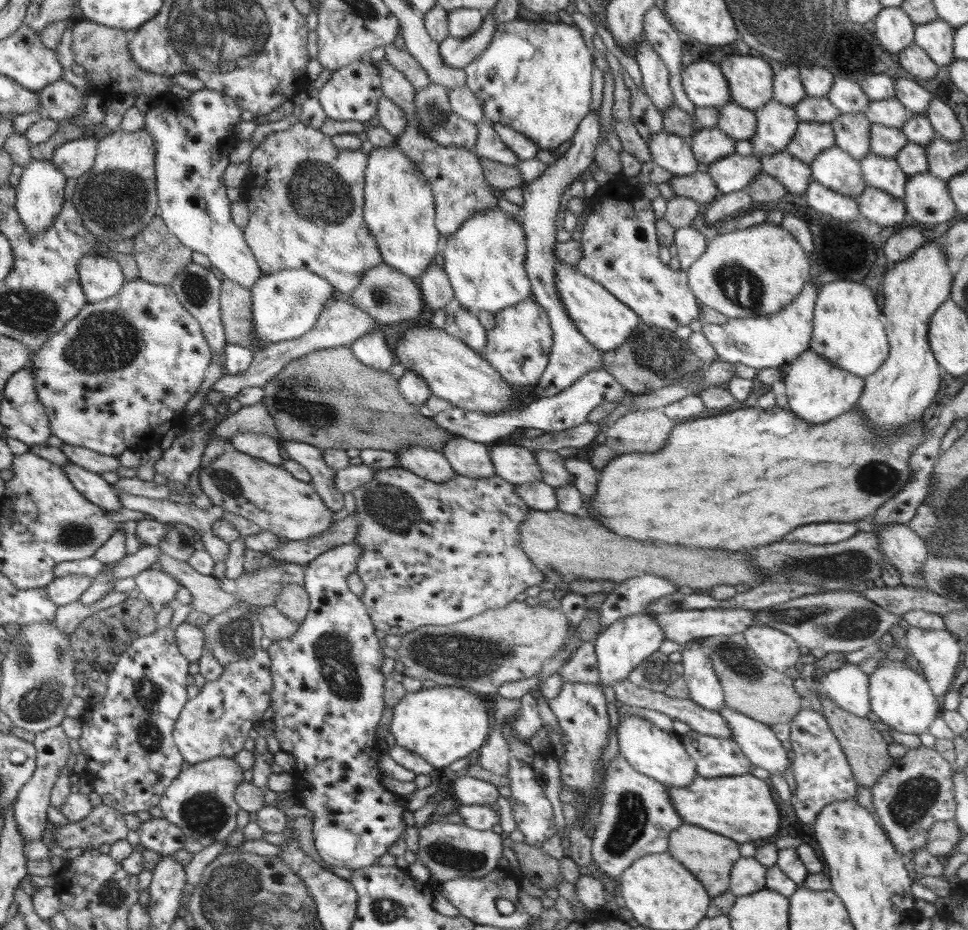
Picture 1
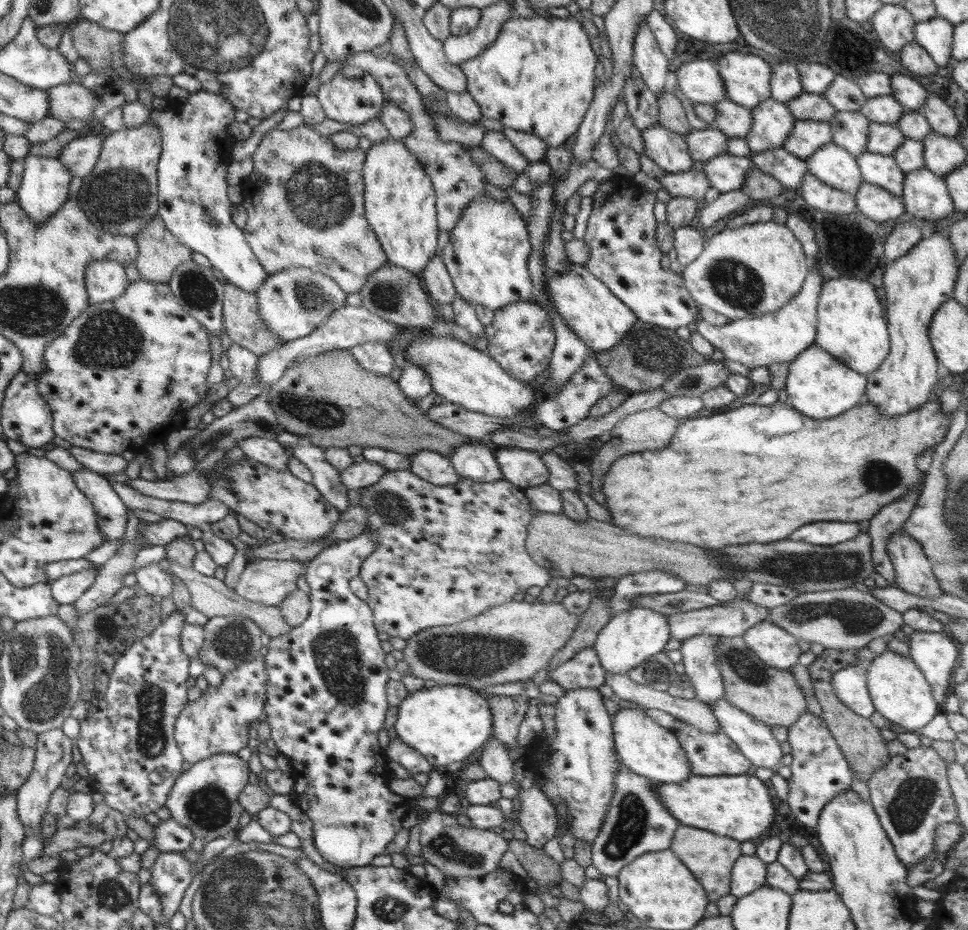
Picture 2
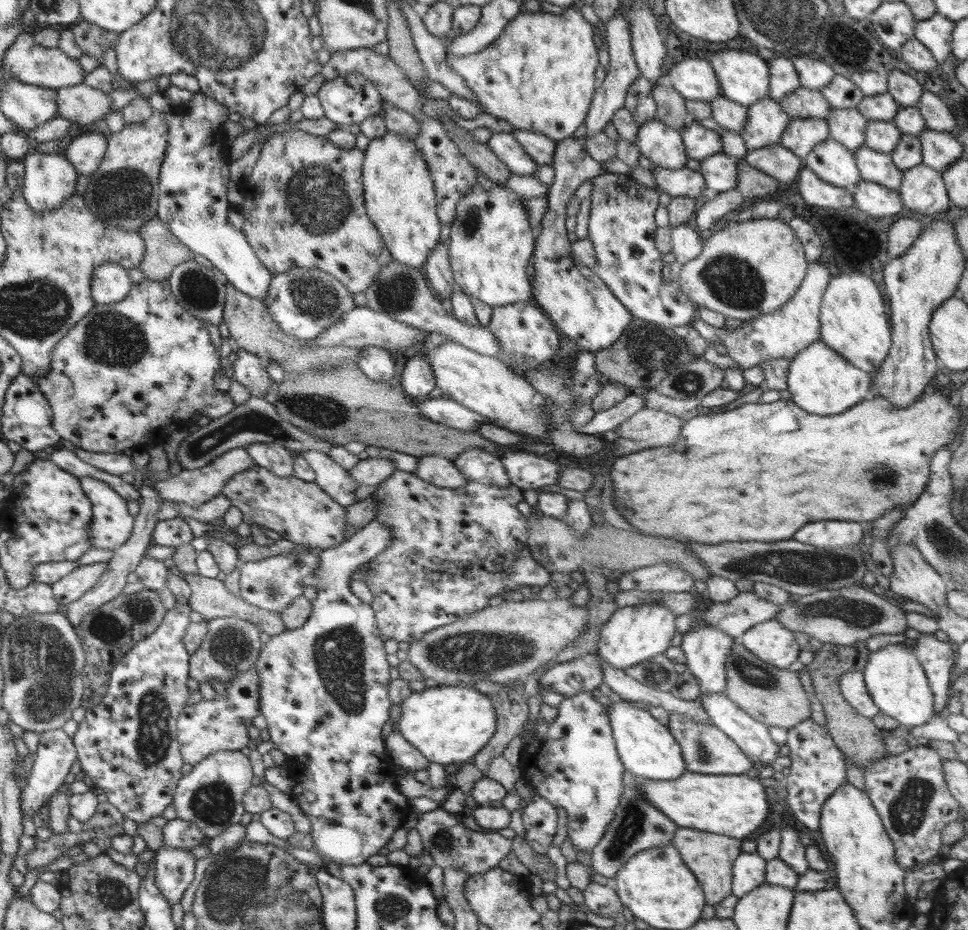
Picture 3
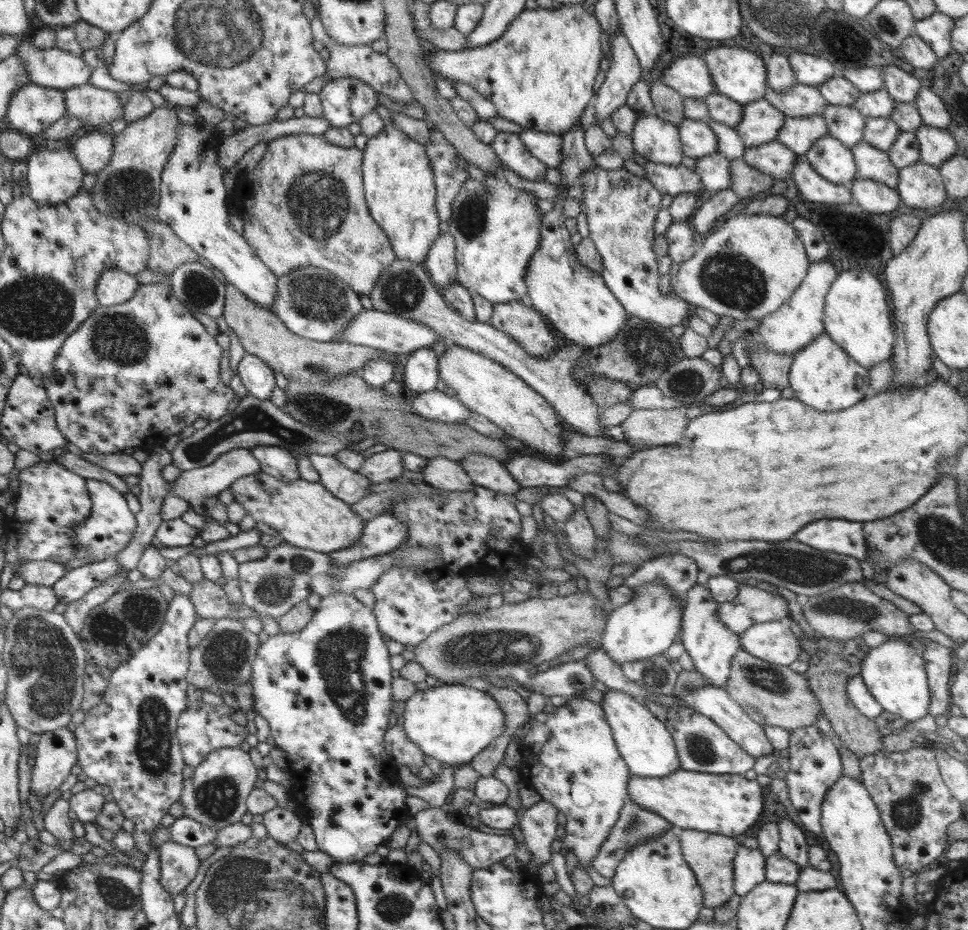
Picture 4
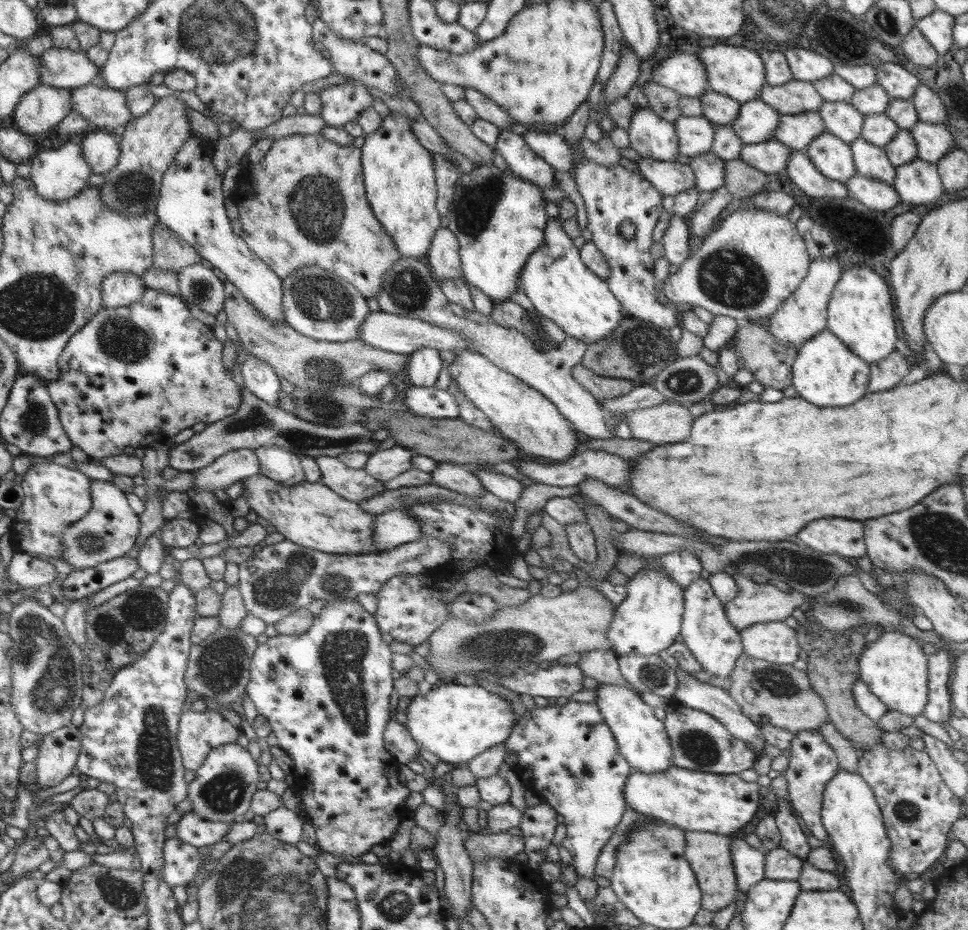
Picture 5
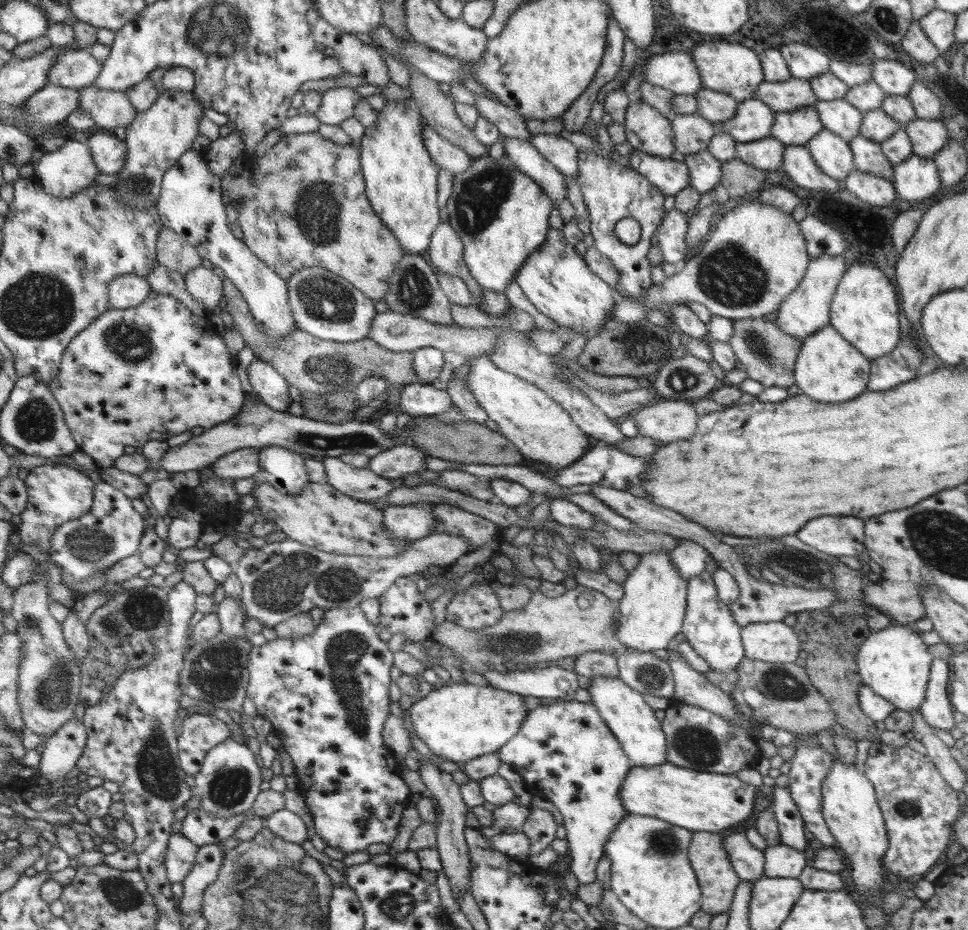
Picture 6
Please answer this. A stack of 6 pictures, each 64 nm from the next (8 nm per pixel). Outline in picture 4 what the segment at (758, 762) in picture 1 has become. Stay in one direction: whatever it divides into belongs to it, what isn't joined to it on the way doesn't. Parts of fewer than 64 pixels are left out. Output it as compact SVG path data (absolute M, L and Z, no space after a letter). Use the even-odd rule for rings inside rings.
M710 686L695 688L685 695L678 696L678 699L684 706L711 718L732 740L735 740L755 759L760 758L760 756L772 755L774 748L764 734L763 725L752 720L752 718L744 712L744 709L726 692L725 688L721 689Z

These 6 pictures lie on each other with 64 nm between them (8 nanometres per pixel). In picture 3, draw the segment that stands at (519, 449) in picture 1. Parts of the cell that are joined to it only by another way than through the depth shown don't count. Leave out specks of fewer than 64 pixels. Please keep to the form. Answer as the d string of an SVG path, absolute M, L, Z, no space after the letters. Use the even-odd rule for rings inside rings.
M505 448L500 458L512 485L522 491L557 484L561 464L516 448Z

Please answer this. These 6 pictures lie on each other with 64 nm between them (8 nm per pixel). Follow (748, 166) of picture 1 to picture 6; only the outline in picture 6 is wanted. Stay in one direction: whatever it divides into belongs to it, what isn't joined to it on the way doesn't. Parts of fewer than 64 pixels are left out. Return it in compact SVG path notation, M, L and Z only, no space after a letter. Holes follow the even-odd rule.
M706 149L700 153L684 155L683 163L690 172L690 185L700 194L706 194L713 191L719 191L718 182L722 180L721 161L714 158Z

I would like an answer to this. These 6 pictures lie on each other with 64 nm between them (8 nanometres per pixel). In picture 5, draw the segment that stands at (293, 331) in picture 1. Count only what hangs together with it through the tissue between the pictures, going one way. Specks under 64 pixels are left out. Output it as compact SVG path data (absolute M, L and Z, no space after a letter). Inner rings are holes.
M300 267L295 272L281 279L283 288L282 314L284 323L294 327L300 334L326 342L348 342L358 340L362 323L370 310L366 303L367 297L360 294L359 290L347 280L336 273L324 270L320 267Z

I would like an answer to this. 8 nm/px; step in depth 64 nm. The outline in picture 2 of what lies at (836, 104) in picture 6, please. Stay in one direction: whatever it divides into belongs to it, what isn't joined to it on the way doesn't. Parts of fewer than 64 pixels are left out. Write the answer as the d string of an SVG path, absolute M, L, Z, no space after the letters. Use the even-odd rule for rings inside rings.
M837 111L829 121L832 142L844 147L852 156L860 156L867 150L868 127L871 122L859 111Z

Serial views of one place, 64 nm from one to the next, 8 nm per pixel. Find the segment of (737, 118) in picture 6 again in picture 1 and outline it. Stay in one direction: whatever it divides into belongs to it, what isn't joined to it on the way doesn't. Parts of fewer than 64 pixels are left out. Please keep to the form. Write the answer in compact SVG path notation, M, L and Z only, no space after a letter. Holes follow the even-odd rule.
M775 99L766 102L766 106L754 111L756 130L750 137L753 155L770 156L784 151L794 136L800 119L794 108L785 106Z

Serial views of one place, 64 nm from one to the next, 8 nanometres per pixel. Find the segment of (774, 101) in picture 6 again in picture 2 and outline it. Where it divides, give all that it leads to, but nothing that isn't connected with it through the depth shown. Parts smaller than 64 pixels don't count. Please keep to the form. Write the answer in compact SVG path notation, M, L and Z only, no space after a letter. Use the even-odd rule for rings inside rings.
M802 91L794 100L785 104L797 120L829 123L837 112L824 95L806 91Z

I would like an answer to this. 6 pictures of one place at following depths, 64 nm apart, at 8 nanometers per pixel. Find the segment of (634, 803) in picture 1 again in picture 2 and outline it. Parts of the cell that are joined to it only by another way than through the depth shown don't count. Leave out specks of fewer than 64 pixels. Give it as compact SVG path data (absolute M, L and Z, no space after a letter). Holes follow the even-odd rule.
M619 762L610 808L598 836L591 843L592 866L597 868L600 874L617 877L624 866L641 854L670 848L680 822L661 803L656 793L656 785L656 781L632 772Z

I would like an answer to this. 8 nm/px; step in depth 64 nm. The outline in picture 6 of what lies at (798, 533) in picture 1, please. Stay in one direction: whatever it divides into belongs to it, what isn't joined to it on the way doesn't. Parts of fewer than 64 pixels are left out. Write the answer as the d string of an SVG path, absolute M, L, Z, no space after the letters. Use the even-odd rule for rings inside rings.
M822 516L806 522L800 541L824 554L858 557L864 547L864 520L852 516Z

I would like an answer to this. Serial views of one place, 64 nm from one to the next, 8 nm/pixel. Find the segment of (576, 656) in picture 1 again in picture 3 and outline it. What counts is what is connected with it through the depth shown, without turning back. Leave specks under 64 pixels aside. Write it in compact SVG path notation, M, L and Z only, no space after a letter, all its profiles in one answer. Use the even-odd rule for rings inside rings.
M596 653L582 655L570 662L556 664L554 668L545 671L538 678L540 688L545 686L549 691L562 694L563 696L574 696L578 692L593 691L603 682L602 665Z

